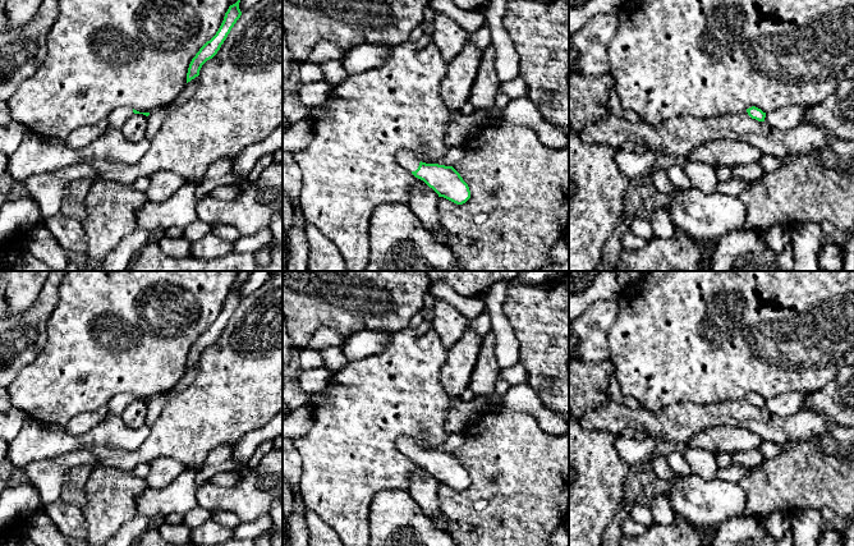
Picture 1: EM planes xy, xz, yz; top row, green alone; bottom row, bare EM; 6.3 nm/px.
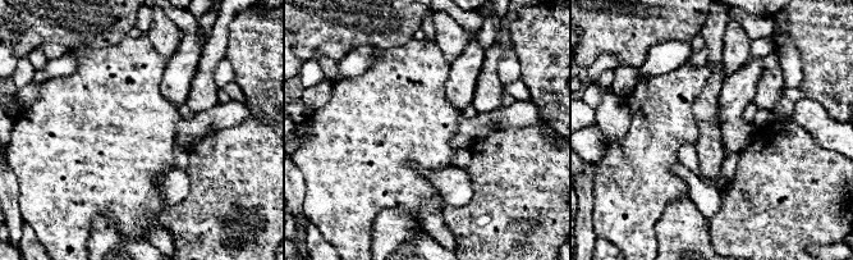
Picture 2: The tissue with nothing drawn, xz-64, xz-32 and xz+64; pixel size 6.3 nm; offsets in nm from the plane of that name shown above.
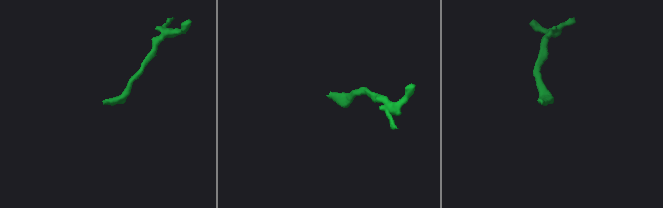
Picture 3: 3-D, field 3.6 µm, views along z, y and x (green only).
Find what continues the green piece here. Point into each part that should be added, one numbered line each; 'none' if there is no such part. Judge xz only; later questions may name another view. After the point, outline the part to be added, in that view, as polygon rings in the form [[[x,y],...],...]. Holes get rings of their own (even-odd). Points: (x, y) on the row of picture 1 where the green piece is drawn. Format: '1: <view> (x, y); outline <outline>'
1: xz (405, 159); outline [[[401,150],[398,153],[398,162],[408,171],[415,171],[419,166],[419,160],[408,150]]]

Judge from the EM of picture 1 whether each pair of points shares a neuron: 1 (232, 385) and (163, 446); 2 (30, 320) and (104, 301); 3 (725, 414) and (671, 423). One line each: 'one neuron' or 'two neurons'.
1: one neuron
2: two neurons
3: one neuron

